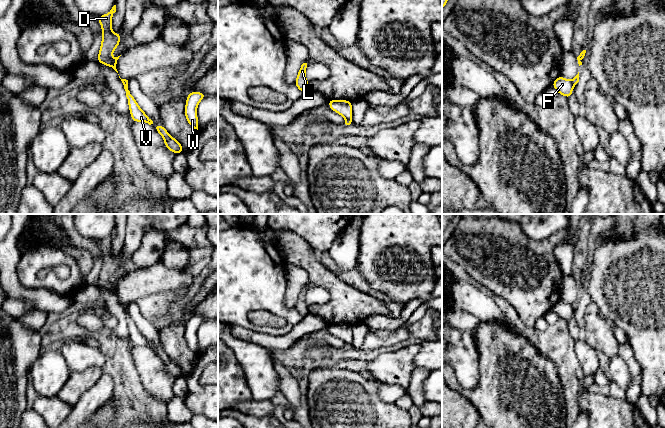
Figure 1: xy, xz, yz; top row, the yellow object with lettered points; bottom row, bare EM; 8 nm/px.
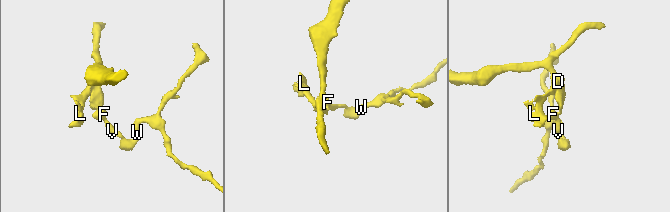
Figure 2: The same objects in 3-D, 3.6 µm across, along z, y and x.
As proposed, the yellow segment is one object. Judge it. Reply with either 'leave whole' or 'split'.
split

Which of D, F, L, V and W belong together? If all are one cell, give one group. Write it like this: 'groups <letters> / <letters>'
groups D L / F V W

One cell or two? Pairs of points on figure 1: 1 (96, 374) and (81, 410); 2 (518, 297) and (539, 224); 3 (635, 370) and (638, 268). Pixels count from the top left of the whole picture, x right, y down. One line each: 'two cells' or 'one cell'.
1: two cells
2: two cells
3: two cells

